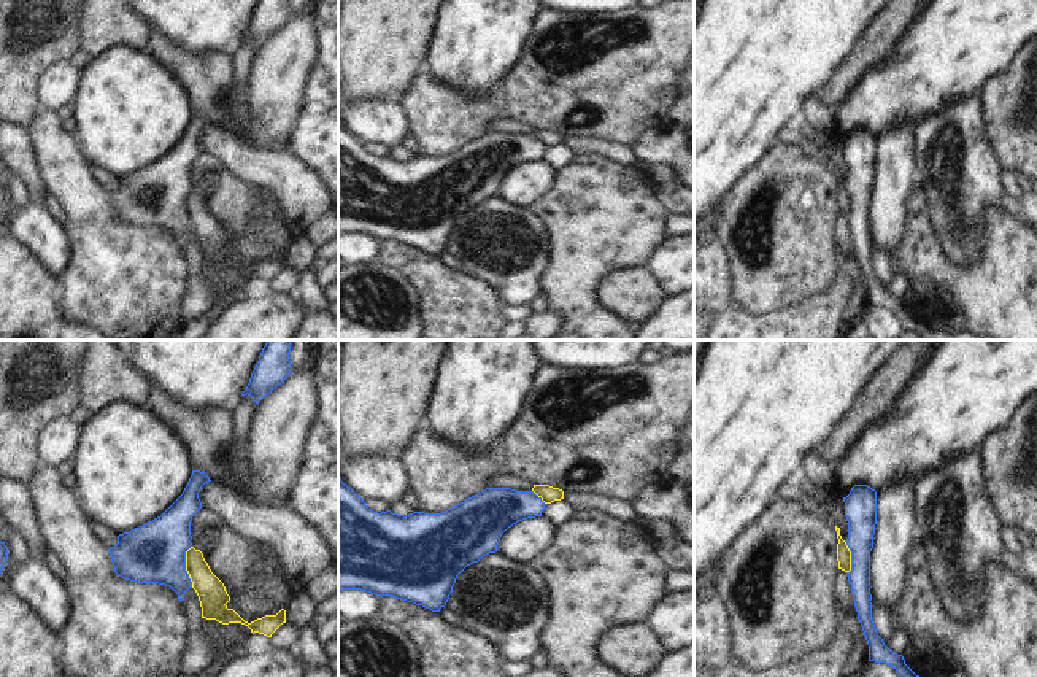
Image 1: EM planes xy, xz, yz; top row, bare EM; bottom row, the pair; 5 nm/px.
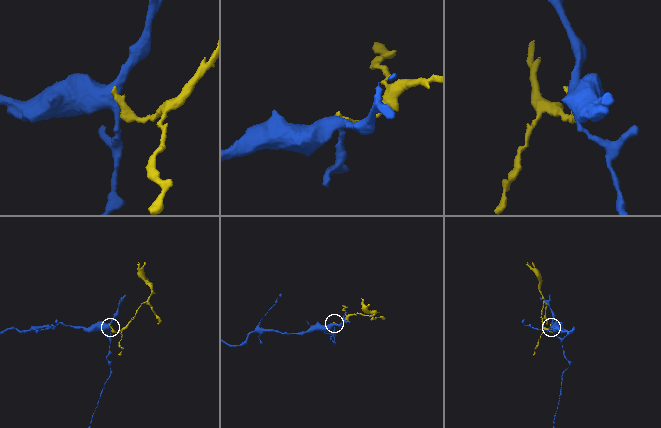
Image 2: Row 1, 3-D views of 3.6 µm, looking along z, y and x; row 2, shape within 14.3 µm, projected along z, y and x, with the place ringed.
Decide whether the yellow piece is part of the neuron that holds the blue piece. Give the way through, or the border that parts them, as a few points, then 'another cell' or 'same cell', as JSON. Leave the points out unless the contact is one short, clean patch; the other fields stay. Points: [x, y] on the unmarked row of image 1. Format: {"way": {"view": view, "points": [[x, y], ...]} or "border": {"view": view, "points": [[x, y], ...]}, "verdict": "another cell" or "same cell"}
{"verdict": "another cell"}

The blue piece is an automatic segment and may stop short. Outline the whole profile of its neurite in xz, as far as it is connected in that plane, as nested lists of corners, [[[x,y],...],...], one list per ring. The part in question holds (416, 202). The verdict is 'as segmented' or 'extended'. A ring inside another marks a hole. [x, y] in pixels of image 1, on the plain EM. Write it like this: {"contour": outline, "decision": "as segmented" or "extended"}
{"contour": [[[338,121],[338,237],[362,234],[440,256],[457,219],[483,200],[495,197],[508,172],[542,161],[543,153],[545,146],[534,135],[486,132],[441,157],[378,157]]], "decision": "as segmented"}

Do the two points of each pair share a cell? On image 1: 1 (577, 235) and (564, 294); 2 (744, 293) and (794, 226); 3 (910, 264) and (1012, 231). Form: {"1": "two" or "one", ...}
{"1": "one", "2": "one", "3": "one"}

